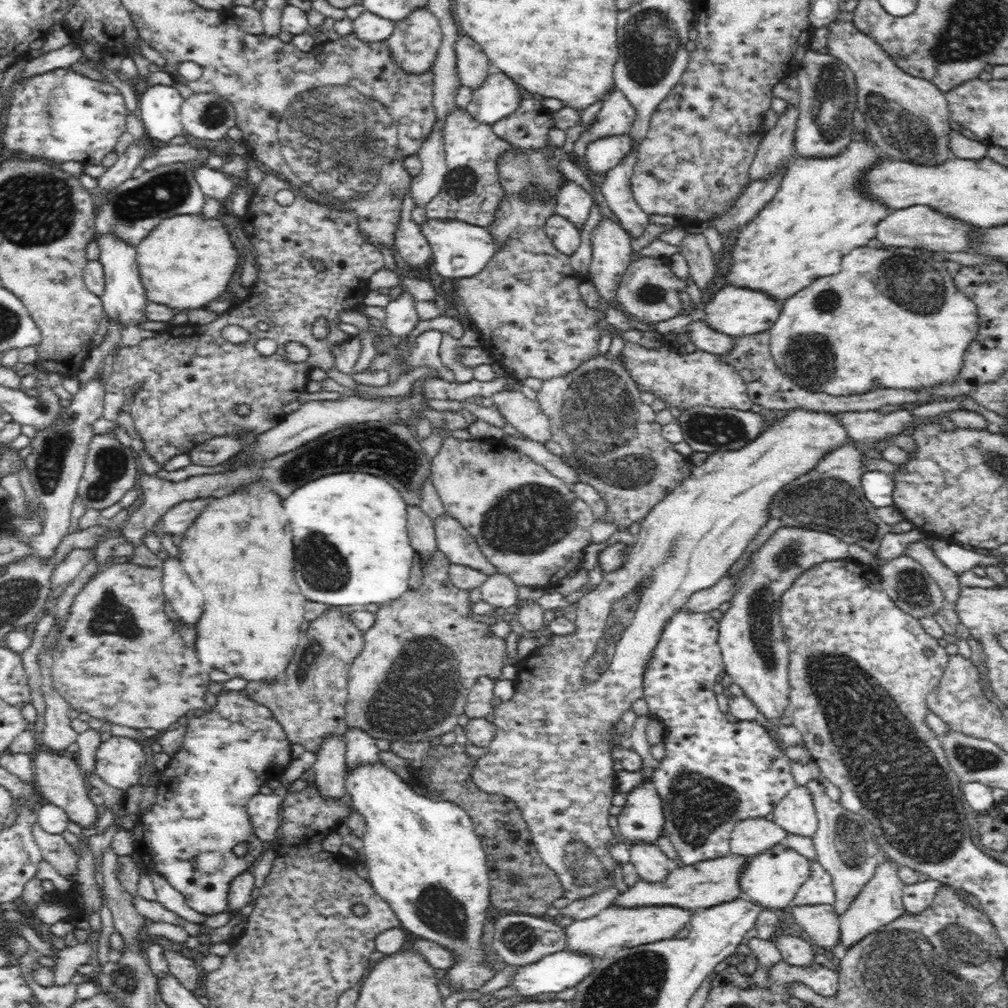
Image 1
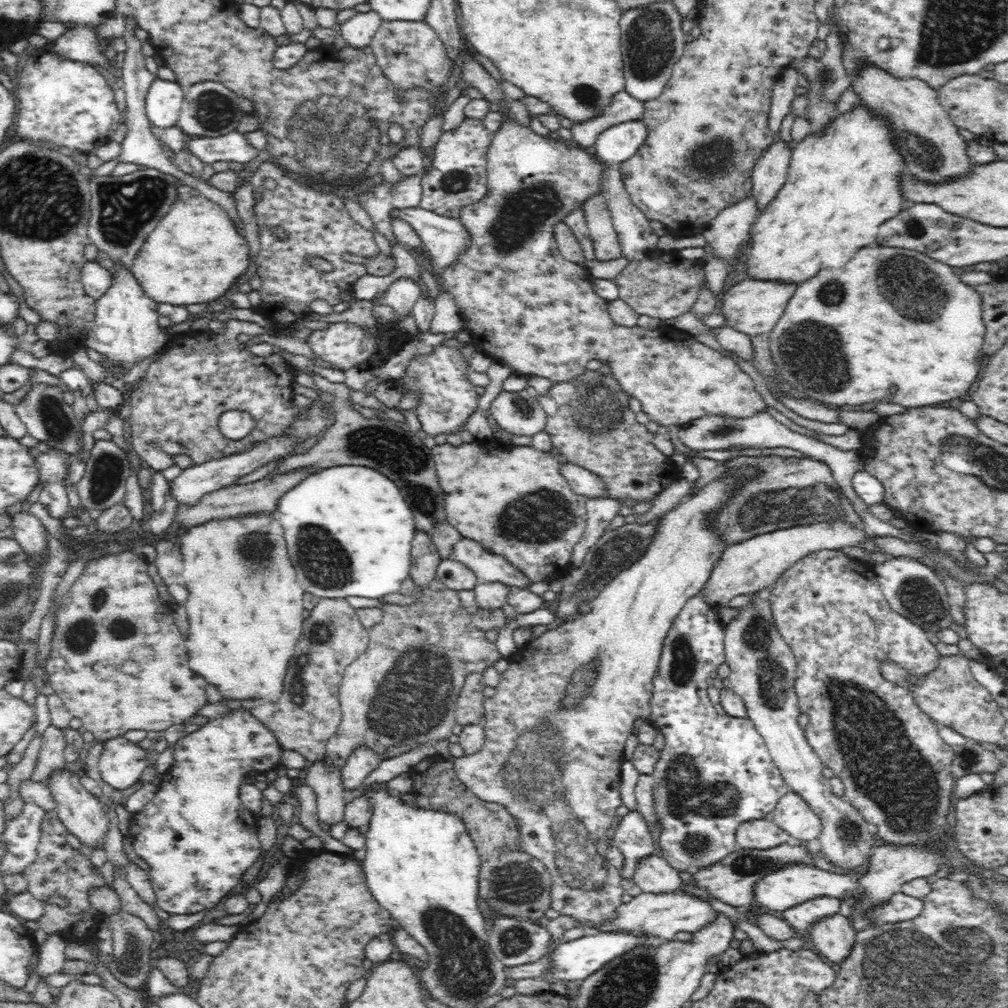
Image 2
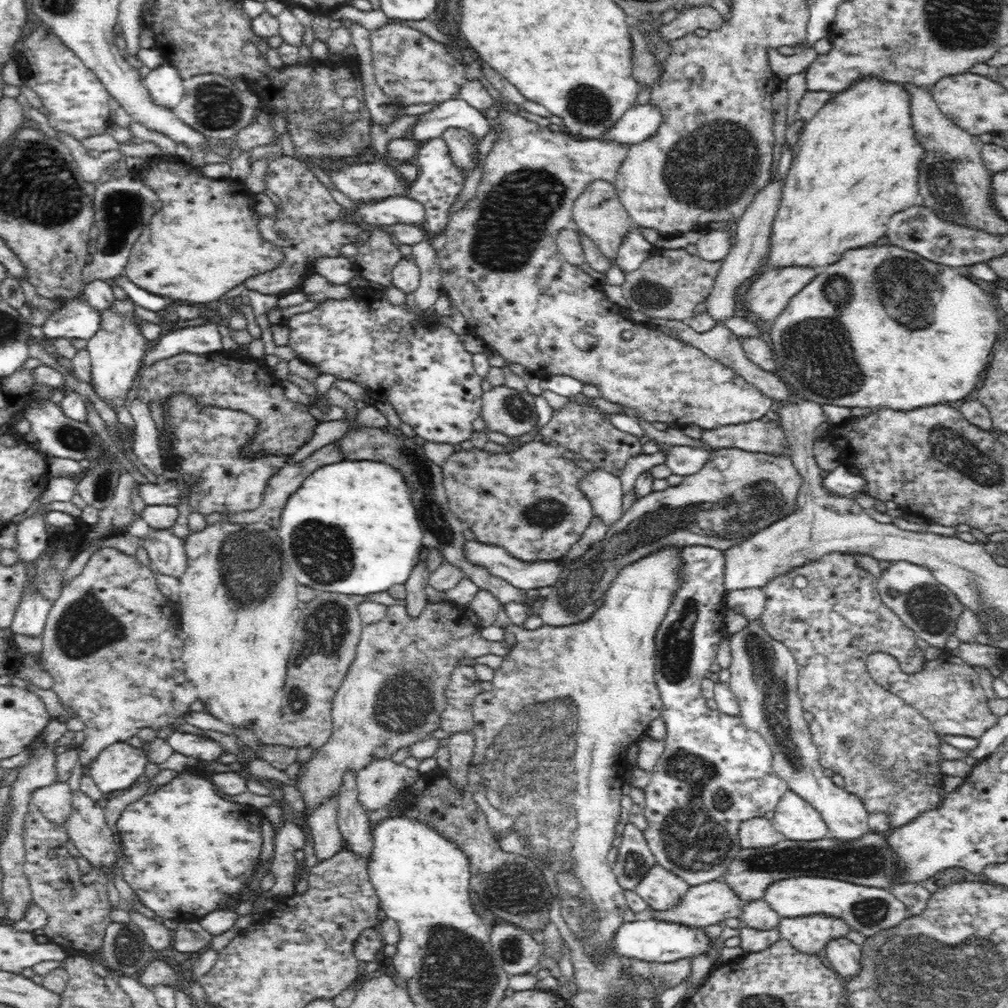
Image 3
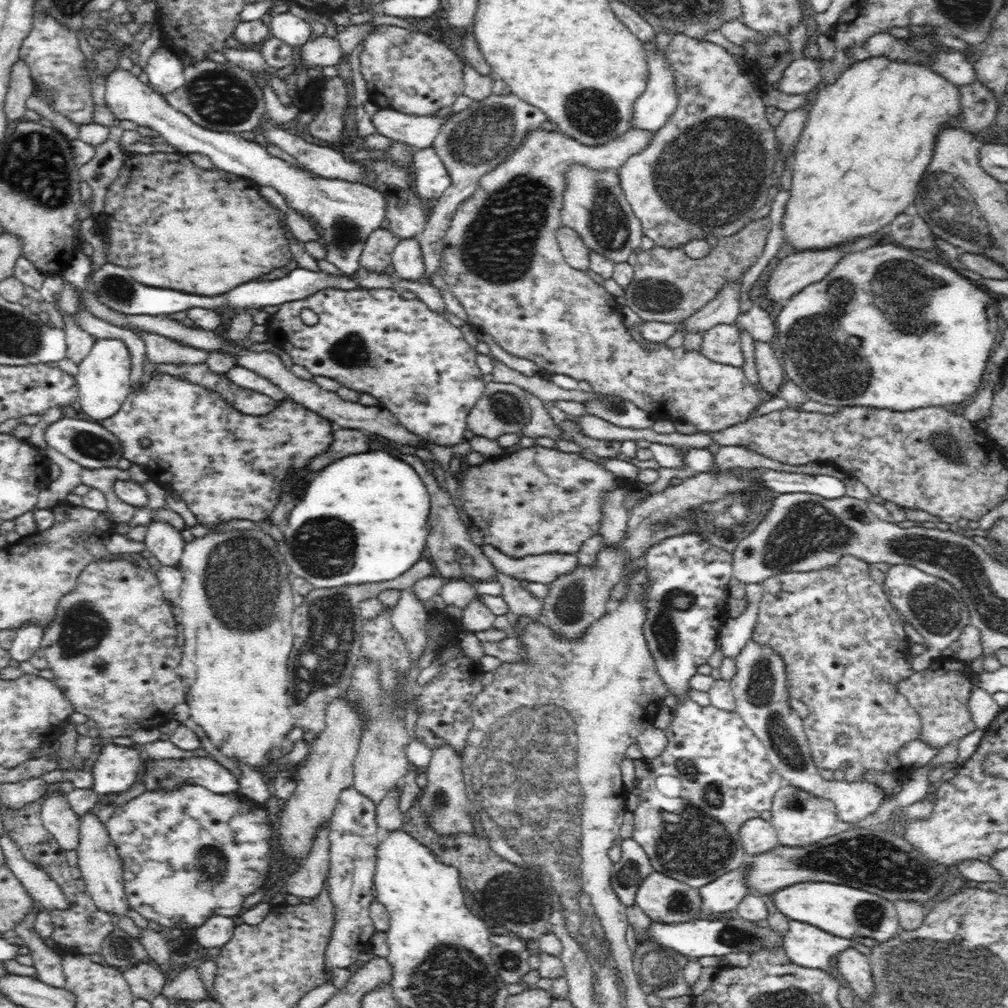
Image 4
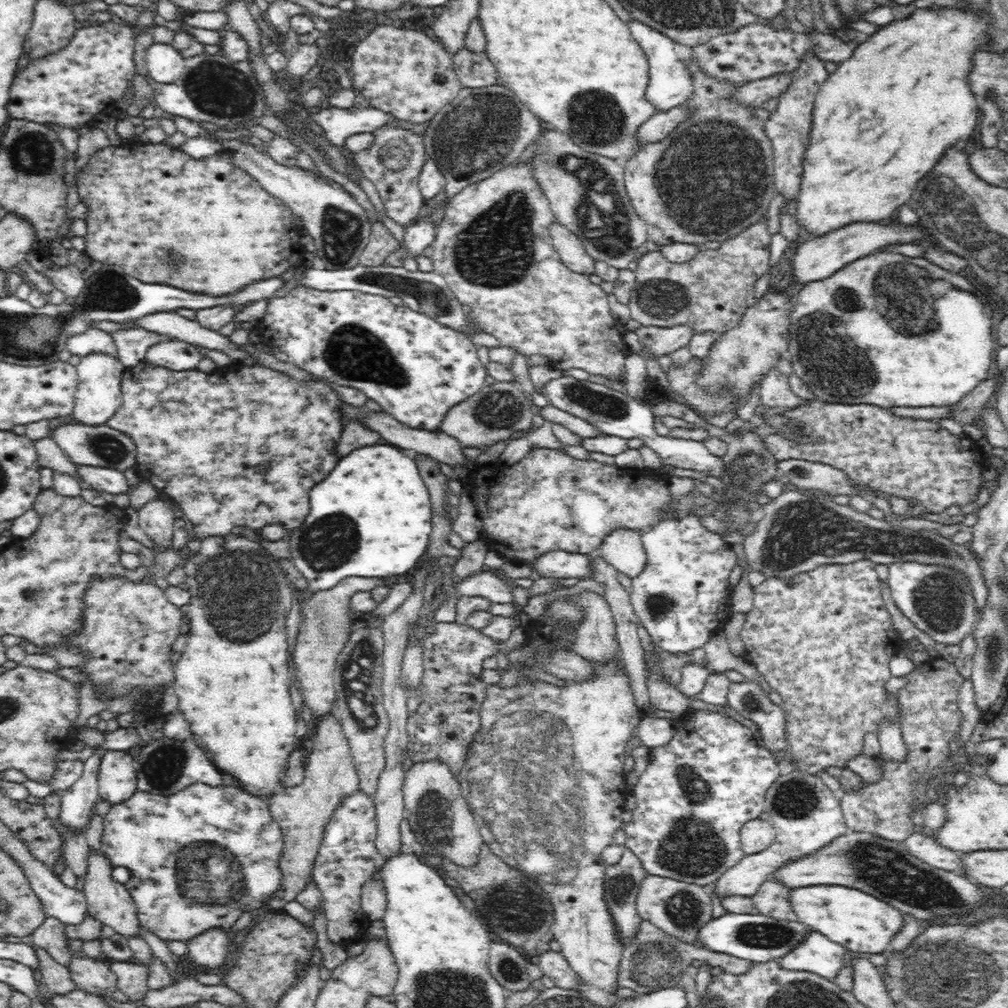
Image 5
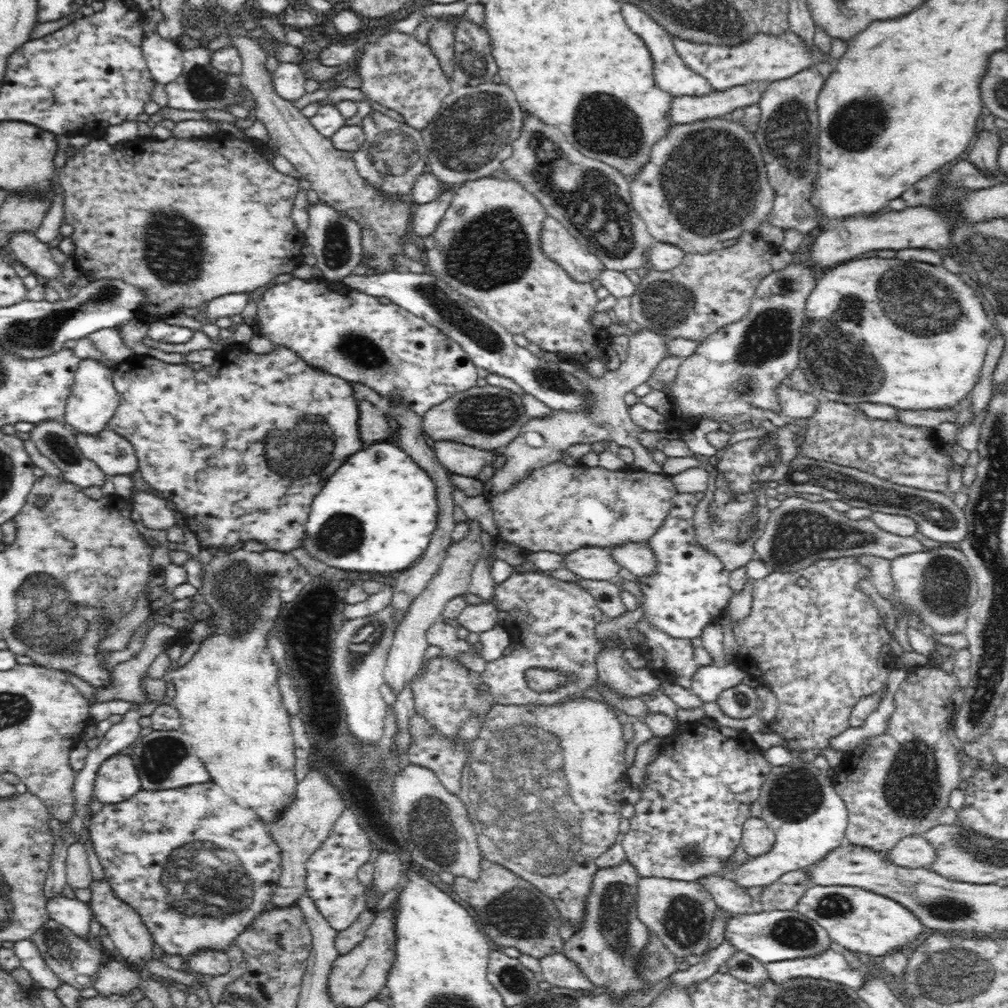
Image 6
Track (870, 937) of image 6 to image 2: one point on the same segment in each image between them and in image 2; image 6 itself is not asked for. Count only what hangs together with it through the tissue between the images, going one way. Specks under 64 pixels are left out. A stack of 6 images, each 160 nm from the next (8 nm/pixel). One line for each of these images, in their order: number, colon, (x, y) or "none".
2: (796, 883)
3: (868, 910)
4: (857, 915)
5: (860, 922)

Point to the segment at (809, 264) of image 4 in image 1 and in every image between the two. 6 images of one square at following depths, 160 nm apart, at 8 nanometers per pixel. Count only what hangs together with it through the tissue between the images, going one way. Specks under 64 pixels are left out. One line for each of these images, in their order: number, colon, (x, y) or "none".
1: (737, 311)
2: (753, 307)
3: (768, 295)

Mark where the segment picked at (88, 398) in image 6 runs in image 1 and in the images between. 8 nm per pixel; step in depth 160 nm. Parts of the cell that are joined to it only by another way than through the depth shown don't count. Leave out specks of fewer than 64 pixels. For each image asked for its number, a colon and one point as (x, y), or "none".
1: (124, 298)
2: (125, 330)
3: (116, 351)
4: (103, 378)
5: (98, 396)

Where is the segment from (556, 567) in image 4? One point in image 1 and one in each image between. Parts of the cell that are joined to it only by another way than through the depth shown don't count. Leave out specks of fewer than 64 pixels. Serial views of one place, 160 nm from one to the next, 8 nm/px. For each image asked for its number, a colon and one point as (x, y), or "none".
1: (453, 540)
2: (492, 568)
3: (522, 575)

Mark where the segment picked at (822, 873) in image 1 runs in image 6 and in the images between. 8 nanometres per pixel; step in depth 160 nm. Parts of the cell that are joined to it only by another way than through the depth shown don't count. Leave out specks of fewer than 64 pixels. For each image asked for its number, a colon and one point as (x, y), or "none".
2: (800, 917)
3: (808, 934)
4: (808, 946)
5: (817, 954)
6: (830, 965)

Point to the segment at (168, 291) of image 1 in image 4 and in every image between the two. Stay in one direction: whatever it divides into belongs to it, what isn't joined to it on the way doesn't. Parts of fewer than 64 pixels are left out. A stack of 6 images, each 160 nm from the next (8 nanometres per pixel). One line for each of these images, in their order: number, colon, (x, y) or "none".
2: (194, 256)
3: (204, 241)
4: (171, 224)

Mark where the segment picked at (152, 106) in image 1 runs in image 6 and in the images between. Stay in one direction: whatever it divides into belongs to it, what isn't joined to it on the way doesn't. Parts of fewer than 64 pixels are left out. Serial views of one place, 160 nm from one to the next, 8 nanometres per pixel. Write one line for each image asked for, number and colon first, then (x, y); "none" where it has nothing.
2: (164, 100)
3: (165, 86)
4: (164, 68)
5: (165, 64)
6: (164, 59)

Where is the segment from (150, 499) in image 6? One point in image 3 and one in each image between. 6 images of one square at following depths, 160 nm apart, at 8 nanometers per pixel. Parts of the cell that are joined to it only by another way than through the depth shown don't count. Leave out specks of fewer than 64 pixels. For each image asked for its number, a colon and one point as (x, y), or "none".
3: (167, 554)
4: (164, 541)
5: (157, 518)

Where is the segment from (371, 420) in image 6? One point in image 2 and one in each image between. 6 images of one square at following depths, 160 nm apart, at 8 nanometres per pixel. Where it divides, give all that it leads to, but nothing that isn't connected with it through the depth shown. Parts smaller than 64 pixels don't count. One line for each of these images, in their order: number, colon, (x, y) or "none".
2: (260, 496)
3: (286, 481)
4: (346, 441)
5: (354, 435)

